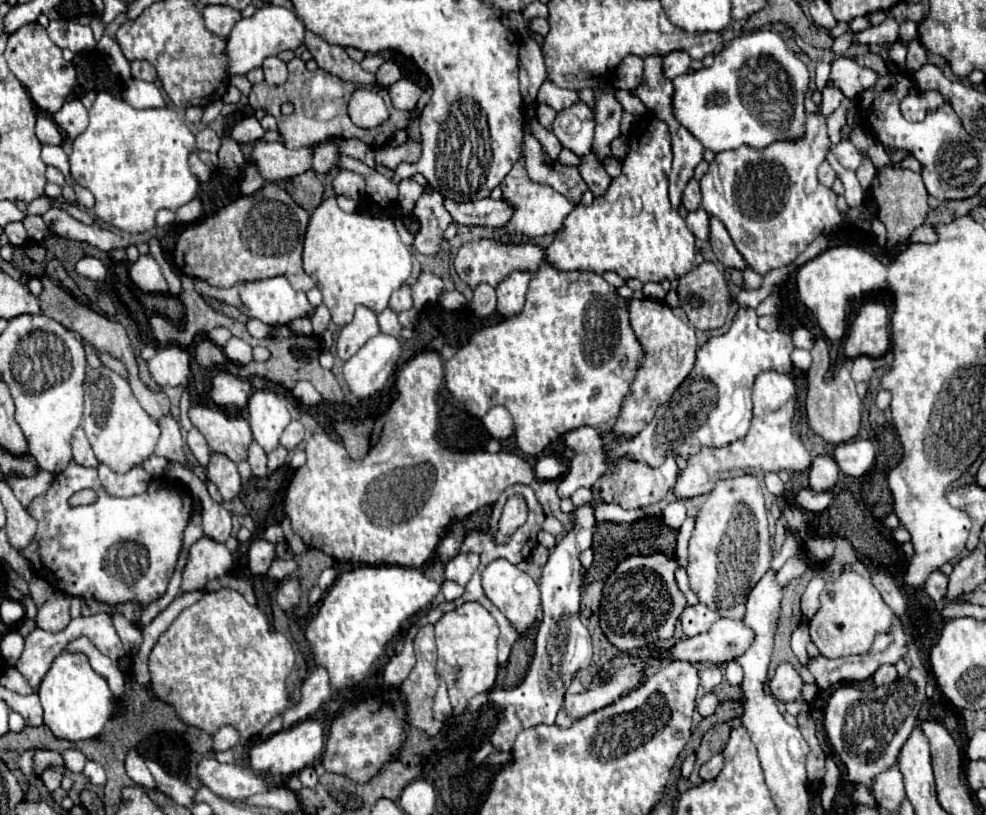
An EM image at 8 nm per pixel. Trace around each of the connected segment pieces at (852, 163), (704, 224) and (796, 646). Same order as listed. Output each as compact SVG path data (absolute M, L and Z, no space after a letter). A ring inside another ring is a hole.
M844 140L840 142L838 146L830 146L832 154L836 156L836 160L846 168L846 170L852 170L856 172L860 166L862 166L862 160L866 158L866 154L862 150L858 150L852 142Z
M696 210L696 212L688 212L686 216L686 224L690 228L690 232L700 238L700 240L708 240L708 214L704 210Z
M800 624L800 628L792 634L792 650L798 656L800 664L808 666L808 652L806 646L810 642L810 634L808 634L808 624Z

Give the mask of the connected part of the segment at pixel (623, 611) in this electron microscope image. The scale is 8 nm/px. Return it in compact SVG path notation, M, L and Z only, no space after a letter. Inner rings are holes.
M664 554L628 556L608 576L600 606L600 626L616 648L626 652L672 638L674 626L686 608L686 598L674 582L676 568L676 560Z

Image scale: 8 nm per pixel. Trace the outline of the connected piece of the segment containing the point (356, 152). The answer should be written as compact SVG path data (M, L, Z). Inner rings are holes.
M340 140L340 142L342 142L342 152L346 156L356 158L356 160L364 162L370 168L376 166L376 162L374 162L374 150L368 144L364 144L362 140Z

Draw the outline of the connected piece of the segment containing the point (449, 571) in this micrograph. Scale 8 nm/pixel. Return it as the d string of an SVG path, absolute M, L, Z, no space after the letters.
M474 552L458 554L446 564L446 580L454 580L454 582L466 586L468 580L472 578L472 574L476 572L478 564L480 564L478 554L474 554Z

